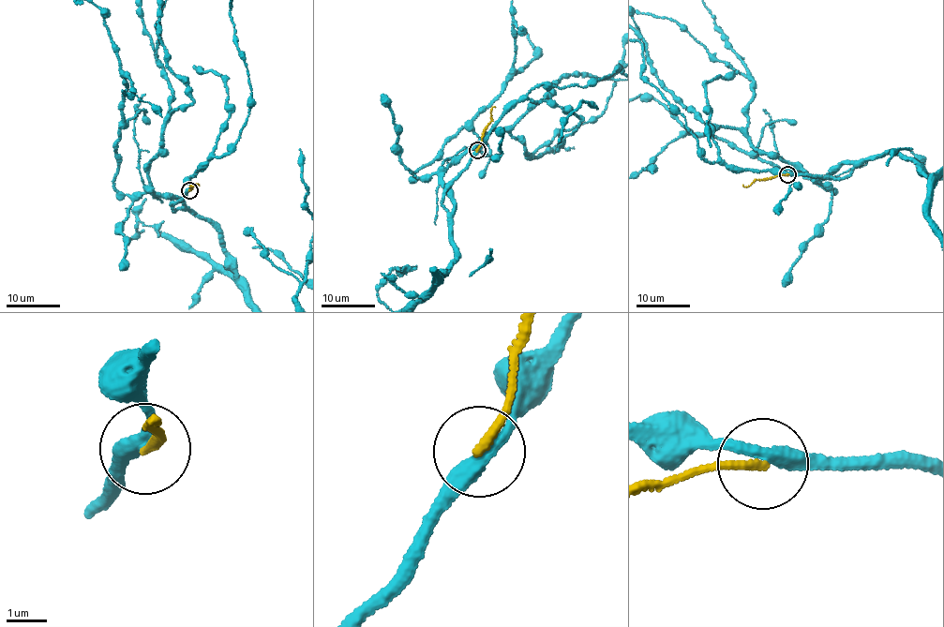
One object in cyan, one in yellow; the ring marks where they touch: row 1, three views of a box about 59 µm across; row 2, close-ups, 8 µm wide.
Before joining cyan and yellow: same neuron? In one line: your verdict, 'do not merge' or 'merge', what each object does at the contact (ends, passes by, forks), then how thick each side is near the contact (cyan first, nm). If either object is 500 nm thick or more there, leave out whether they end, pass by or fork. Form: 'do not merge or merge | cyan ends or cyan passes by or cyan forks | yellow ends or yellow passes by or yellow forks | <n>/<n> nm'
do not merge | cyan passes by | yellow ends | 340/190 nm

